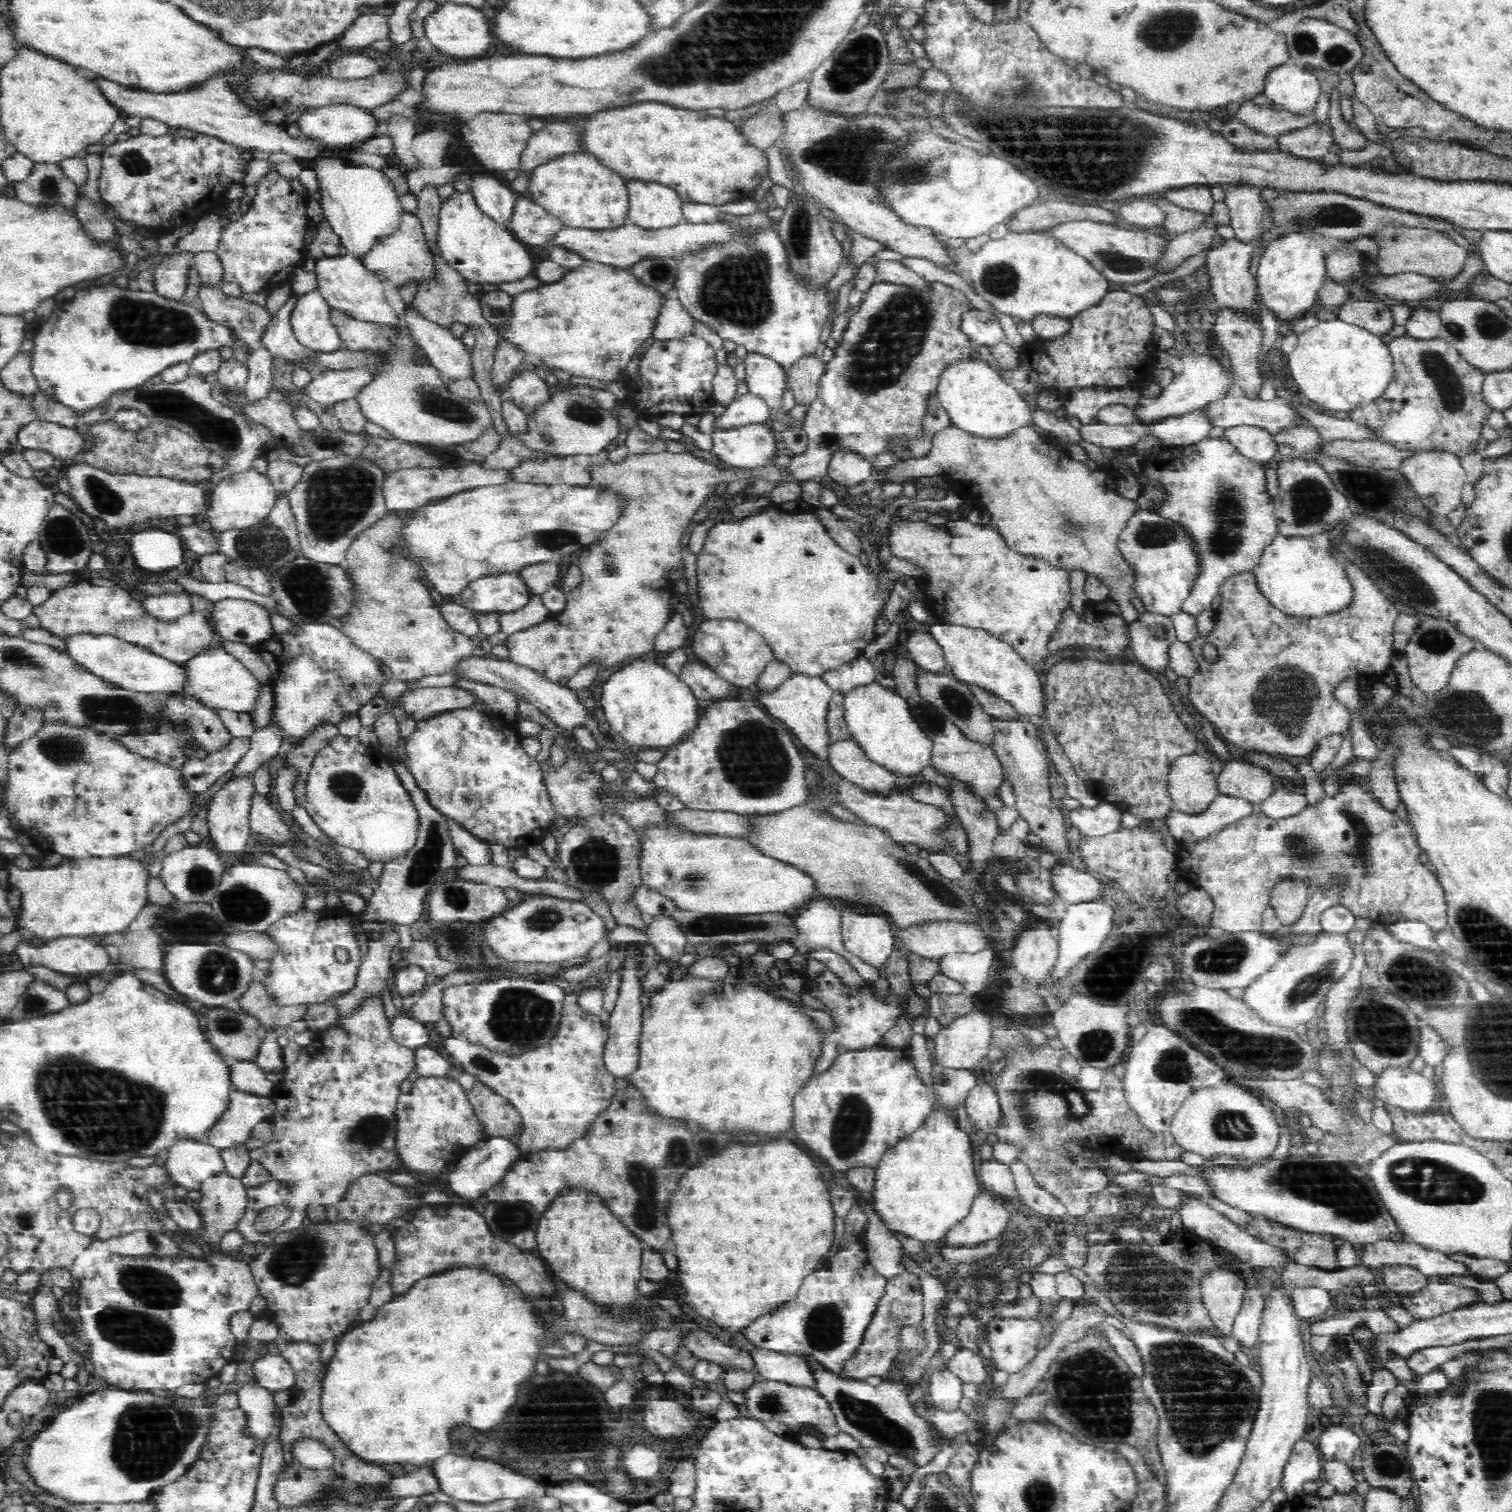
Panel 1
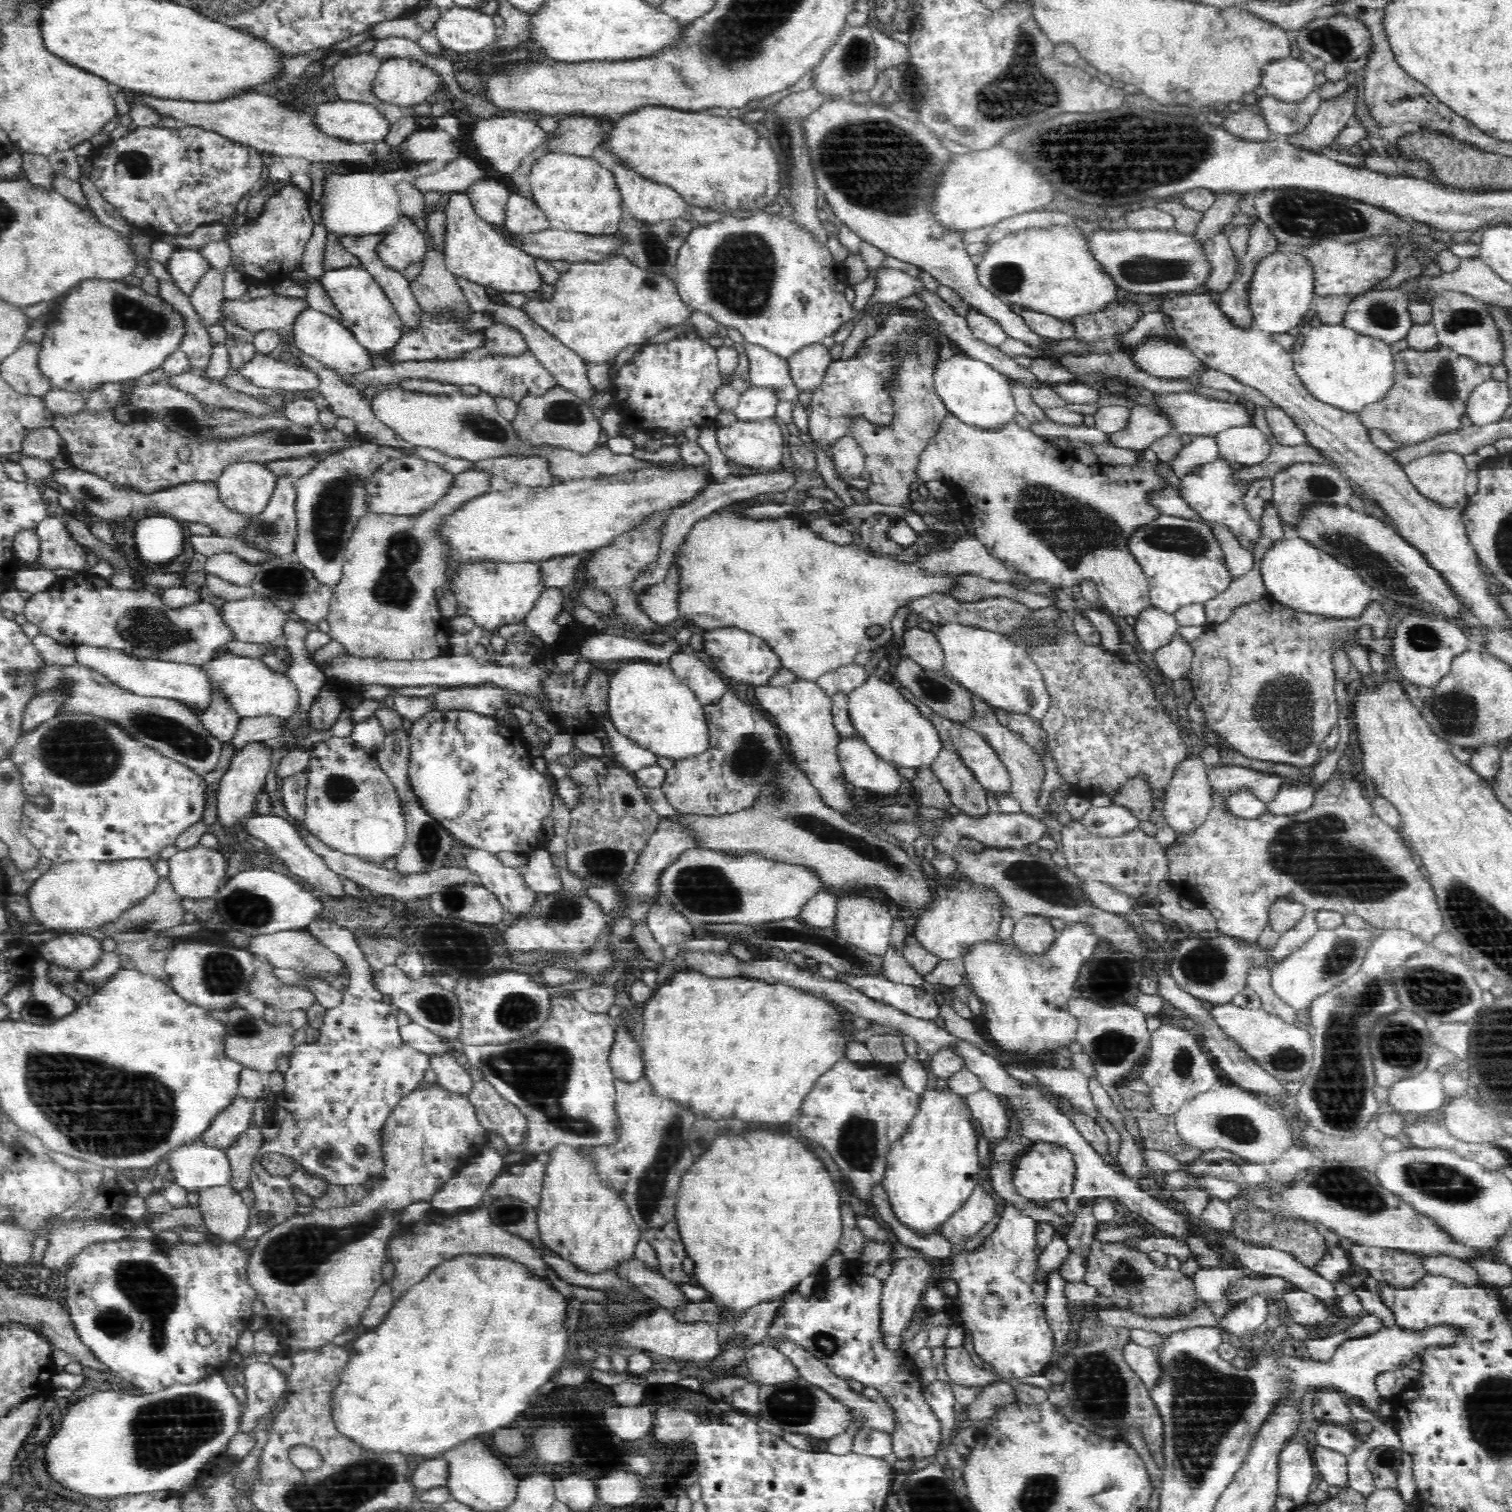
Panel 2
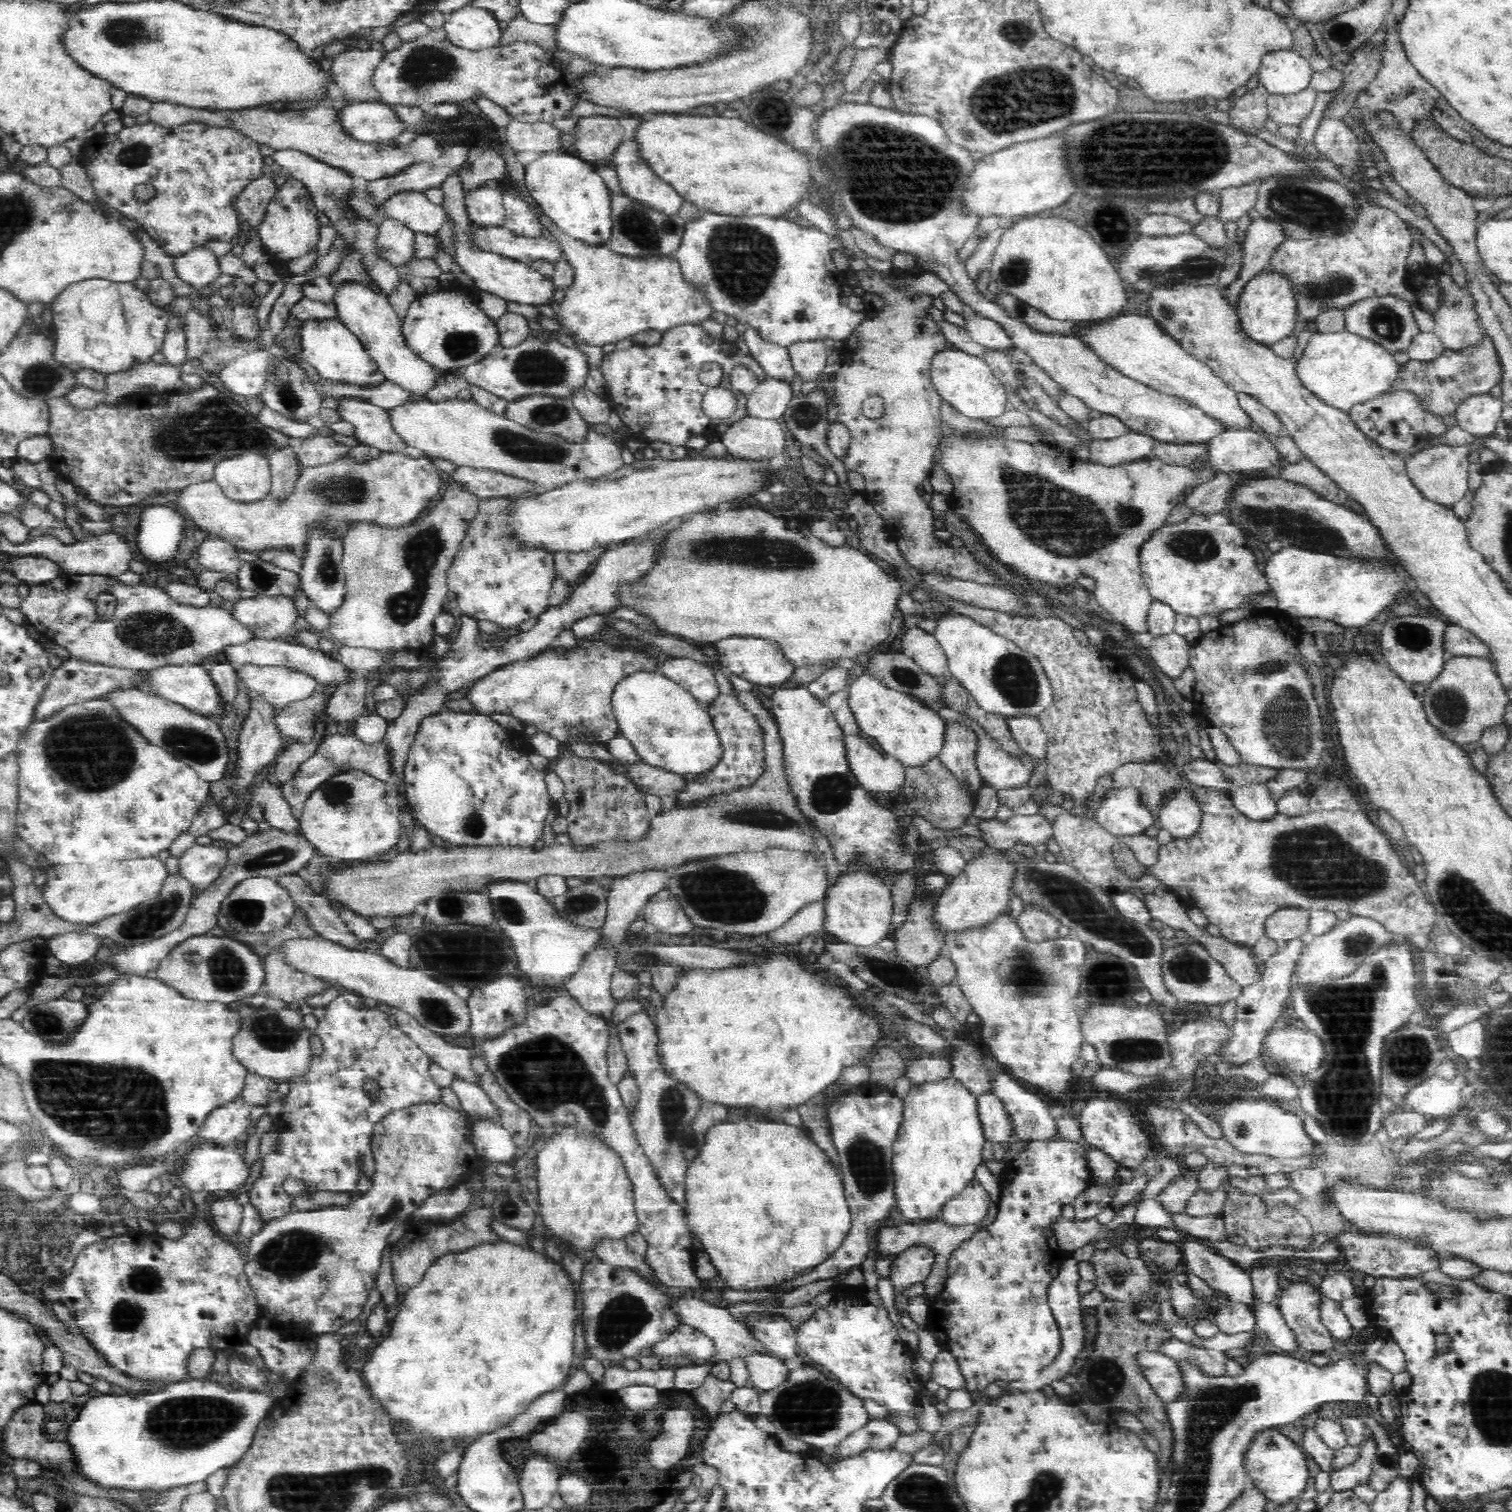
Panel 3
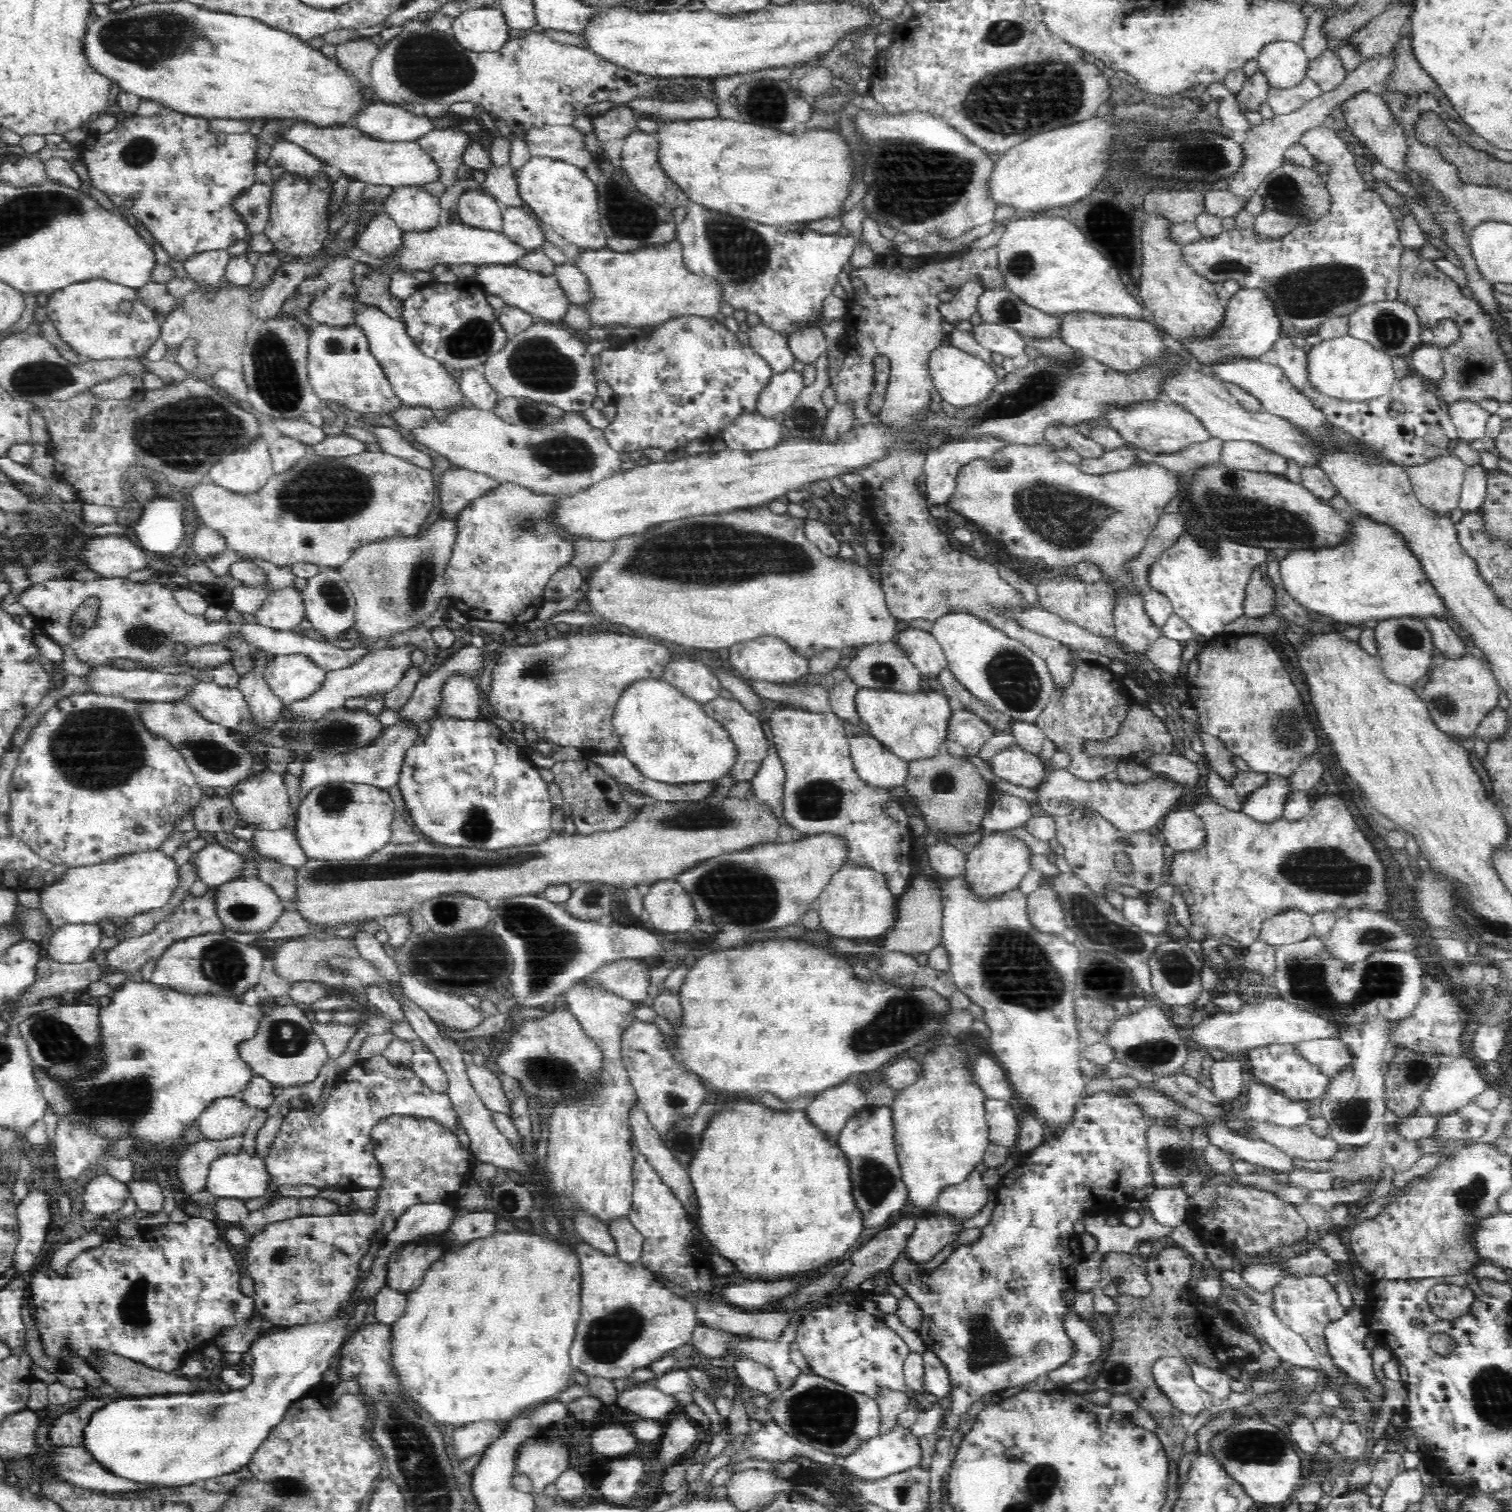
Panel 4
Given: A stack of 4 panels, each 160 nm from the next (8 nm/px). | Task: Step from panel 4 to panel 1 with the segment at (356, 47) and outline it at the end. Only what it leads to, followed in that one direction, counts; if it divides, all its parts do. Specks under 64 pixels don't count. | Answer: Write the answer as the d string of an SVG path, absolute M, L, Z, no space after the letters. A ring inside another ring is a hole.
M344 51L329 65L330 77L340 81L367 79L381 70L379 61L362 54ZM401 115L389 116L387 122L382 123L383 131L393 138L394 153L400 159L400 167L407 171L416 169L420 163L410 150L410 140L414 136L414 124L407 117Z

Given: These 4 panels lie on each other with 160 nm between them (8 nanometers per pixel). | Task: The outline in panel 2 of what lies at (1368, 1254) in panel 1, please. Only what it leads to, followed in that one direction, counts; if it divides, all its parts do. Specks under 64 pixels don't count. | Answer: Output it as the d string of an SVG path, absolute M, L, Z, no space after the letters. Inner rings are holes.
M1448 1255L1425 1257L1428 1273L1445 1276L1446 1278L1470 1285L1478 1283L1478 1273L1467 1261Z

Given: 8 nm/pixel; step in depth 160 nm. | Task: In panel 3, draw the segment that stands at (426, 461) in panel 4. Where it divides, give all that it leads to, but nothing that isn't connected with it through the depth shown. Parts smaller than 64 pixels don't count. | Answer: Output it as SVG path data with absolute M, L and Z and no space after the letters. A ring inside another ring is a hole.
M346 398L340 400L339 414L355 428L355 437L382 453L402 453L410 458L427 456L419 448L410 446L396 431L389 412L364 400Z

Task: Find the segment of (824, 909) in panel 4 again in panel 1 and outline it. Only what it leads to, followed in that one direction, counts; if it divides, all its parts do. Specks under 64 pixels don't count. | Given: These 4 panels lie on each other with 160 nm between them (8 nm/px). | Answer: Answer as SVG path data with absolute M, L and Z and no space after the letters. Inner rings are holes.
M851 909L842 911L840 917L846 950L873 967L886 964L897 936L892 921L884 915L856 913Z

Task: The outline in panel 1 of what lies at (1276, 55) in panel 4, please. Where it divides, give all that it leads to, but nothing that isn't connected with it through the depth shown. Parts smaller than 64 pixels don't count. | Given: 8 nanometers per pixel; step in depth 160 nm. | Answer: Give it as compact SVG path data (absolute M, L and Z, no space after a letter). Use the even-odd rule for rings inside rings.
M1290 61L1268 70L1263 93L1273 104L1292 112L1310 112L1321 91L1316 75L1309 68Z

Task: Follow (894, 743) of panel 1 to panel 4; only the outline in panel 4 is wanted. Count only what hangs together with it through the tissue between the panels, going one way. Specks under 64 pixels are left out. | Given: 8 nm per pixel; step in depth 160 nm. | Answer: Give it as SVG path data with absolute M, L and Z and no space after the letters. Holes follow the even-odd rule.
M927 686L914 693L893 690L860 689L856 695L857 711L862 725L898 756L912 761L936 756L949 731L952 708L945 693Z

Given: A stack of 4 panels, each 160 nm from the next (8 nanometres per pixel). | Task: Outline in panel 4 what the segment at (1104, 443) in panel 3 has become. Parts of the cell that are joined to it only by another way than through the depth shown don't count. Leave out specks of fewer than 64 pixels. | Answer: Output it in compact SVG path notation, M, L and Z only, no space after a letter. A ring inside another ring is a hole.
M1122 447L1113 451L1105 451L1104 456L1099 459L1082 459L1077 466L1086 475L1104 476L1126 470L1134 464L1137 464L1134 460L1134 453Z

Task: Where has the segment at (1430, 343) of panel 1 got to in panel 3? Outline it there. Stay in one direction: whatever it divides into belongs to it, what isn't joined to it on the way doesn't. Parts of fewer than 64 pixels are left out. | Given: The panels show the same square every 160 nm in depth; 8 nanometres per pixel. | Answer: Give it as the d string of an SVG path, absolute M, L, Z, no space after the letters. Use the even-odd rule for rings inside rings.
M1483 331L1476 345L1458 350L1446 349L1432 364L1411 360L1400 368L1394 389L1405 389L1420 395L1425 400L1426 409L1452 420L1457 406L1464 399L1489 394L1492 388L1502 386L1502 380L1504 370L1495 345L1490 335Z

